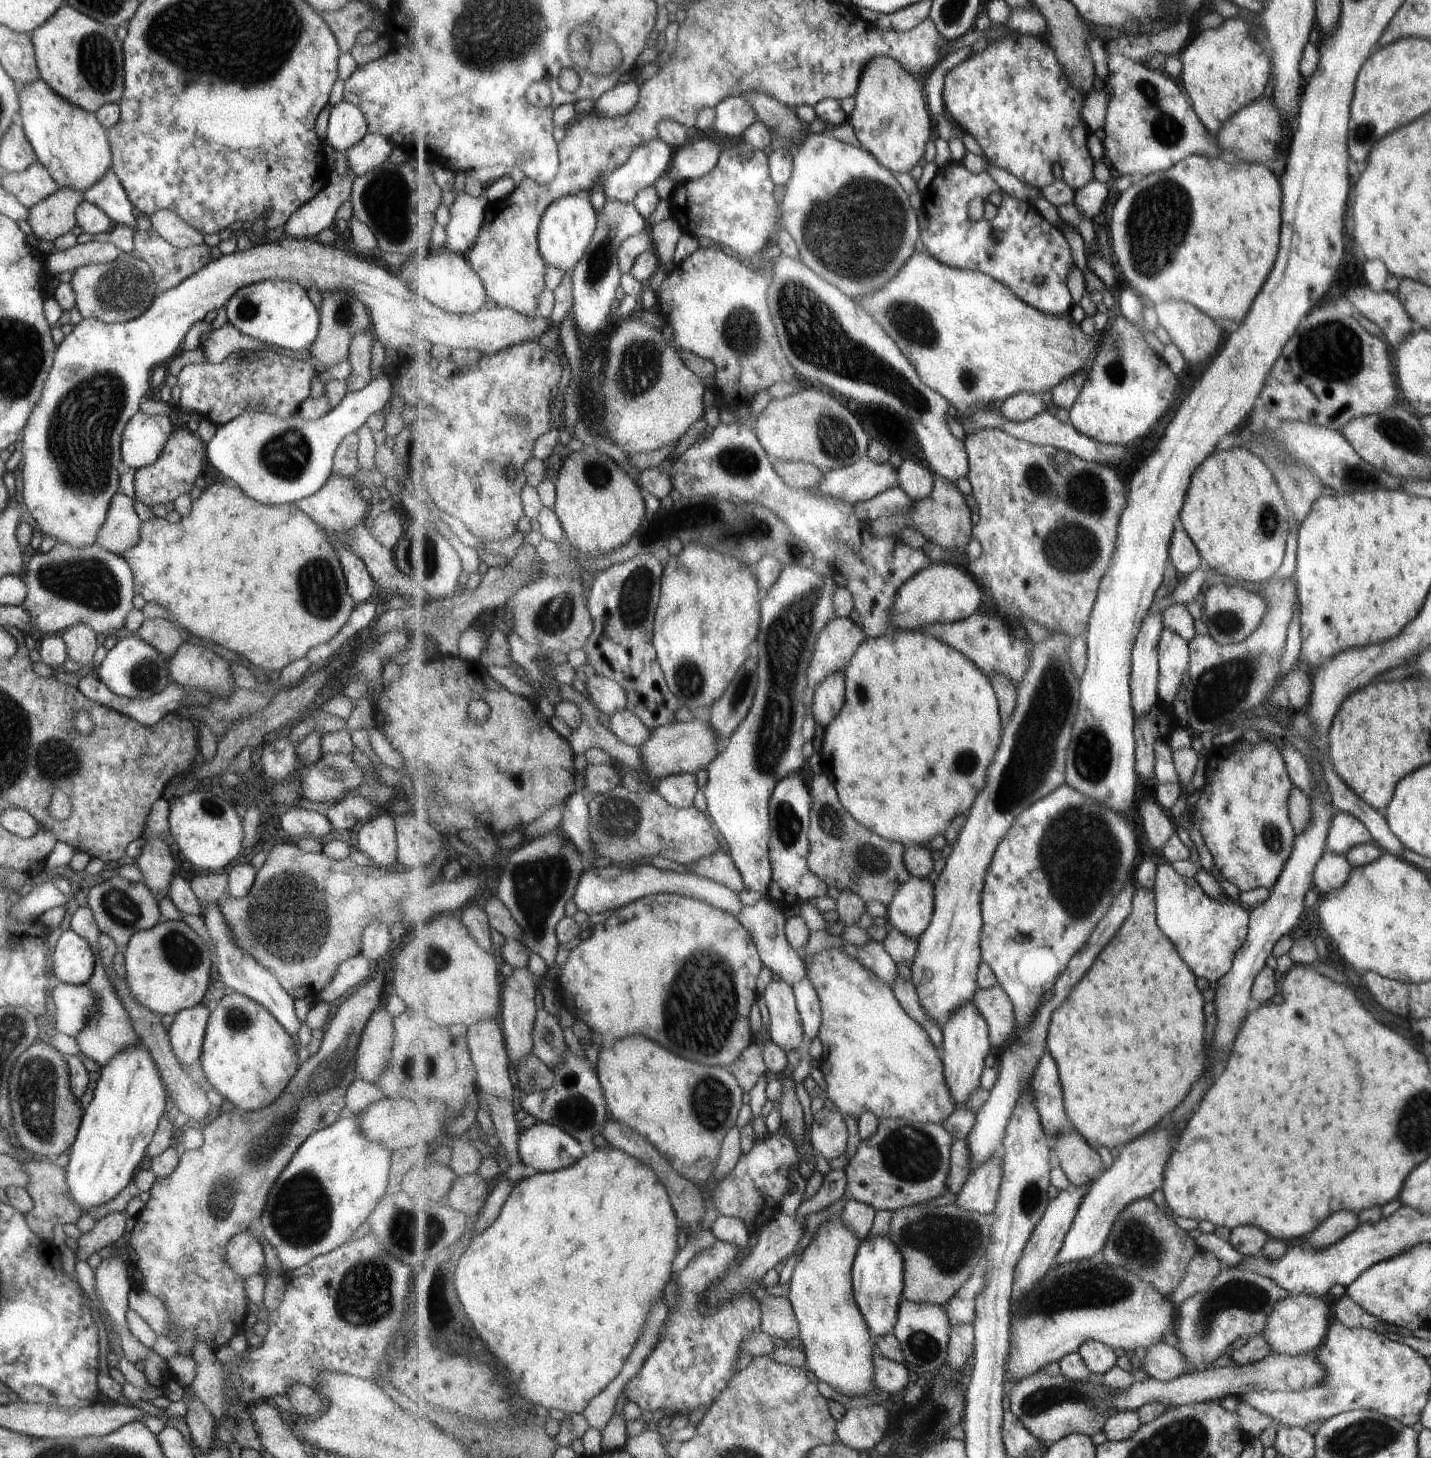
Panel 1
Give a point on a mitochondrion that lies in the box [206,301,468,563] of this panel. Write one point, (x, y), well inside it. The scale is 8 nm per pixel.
(286, 455)

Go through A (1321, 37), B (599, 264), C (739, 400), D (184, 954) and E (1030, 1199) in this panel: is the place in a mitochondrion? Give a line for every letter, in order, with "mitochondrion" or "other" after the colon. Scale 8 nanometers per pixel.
A: other
B: mitochondrion
C: other
D: mitochondrion
E: mitochondrion

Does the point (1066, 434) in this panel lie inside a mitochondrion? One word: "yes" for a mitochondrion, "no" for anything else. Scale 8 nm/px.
no

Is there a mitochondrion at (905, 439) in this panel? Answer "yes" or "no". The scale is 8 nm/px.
no

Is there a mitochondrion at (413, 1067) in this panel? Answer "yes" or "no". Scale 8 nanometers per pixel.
yes

